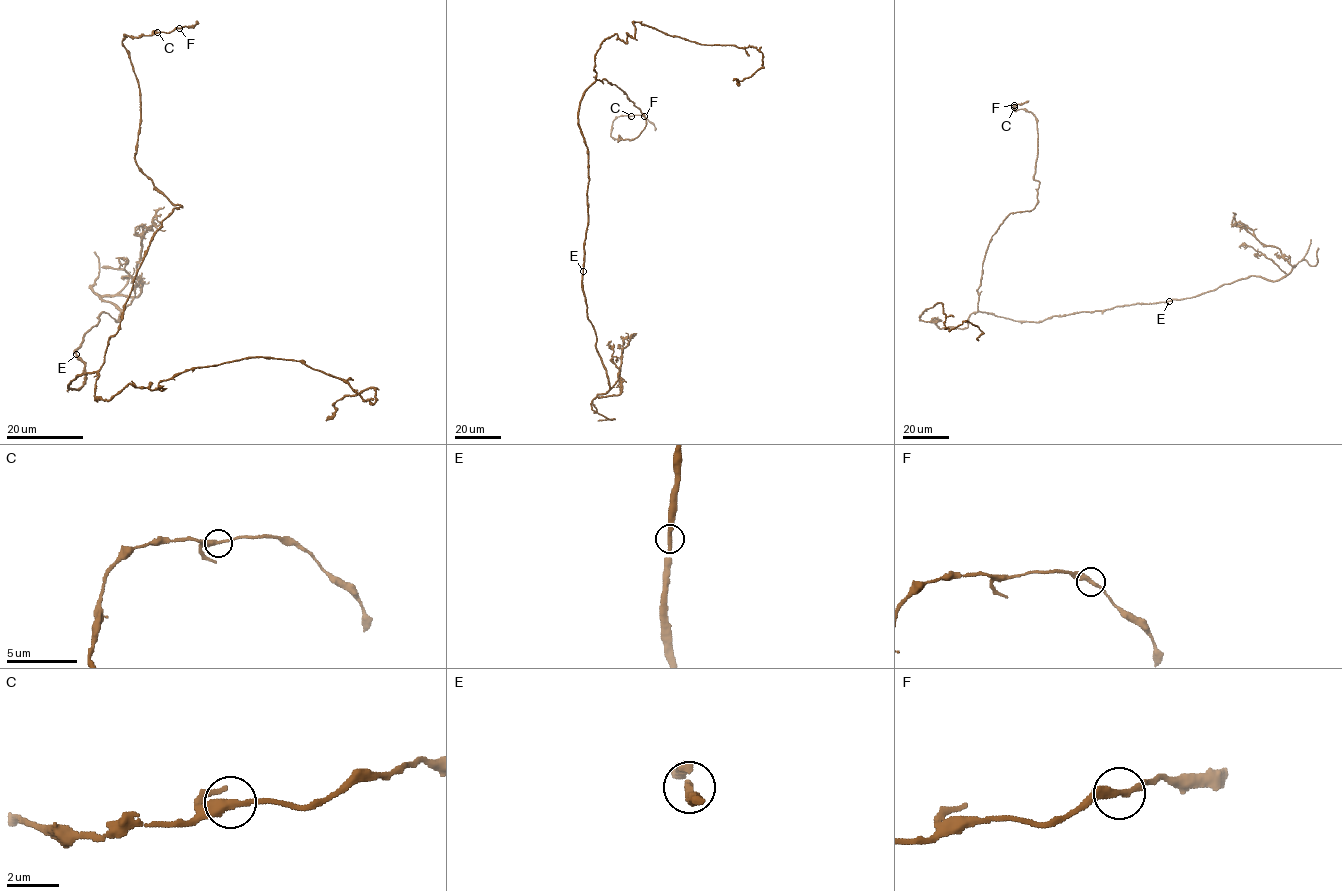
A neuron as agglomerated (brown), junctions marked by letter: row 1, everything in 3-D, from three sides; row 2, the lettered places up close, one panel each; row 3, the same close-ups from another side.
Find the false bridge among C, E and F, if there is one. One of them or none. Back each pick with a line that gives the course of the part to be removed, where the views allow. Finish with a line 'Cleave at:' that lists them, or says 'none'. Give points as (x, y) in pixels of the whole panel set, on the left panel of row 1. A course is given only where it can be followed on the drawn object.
Cleave at: none

